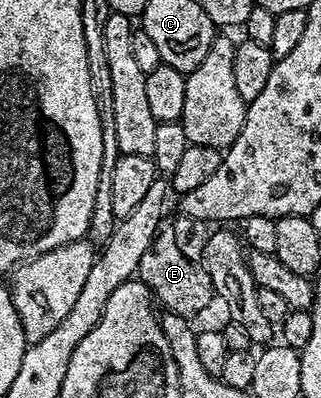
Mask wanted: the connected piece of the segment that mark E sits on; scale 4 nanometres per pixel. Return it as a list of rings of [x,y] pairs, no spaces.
[[[179,213],[177,217],[163,221],[154,242],[141,257],[136,274],[150,288],[151,295],[163,302],[167,311],[194,320],[216,298],[214,285],[206,271],[206,245],[211,231],[207,223],[189,218],[187,214]]]

